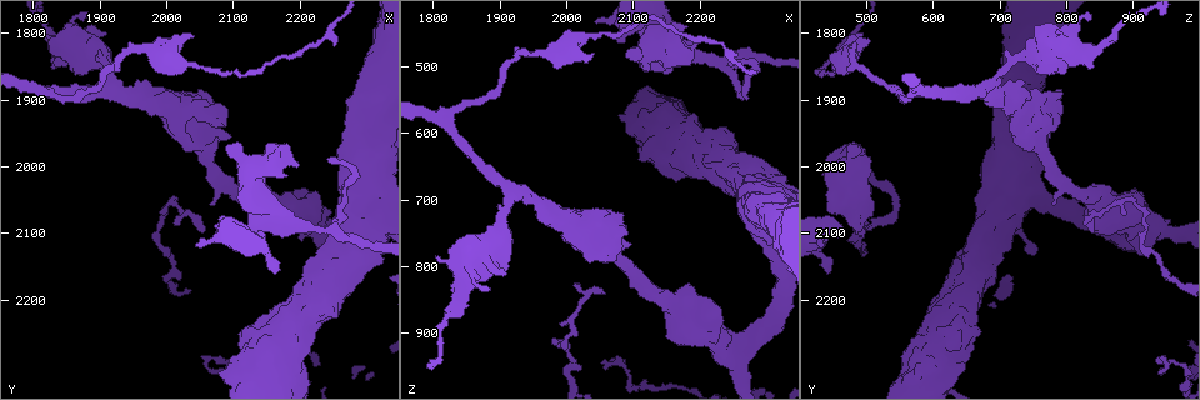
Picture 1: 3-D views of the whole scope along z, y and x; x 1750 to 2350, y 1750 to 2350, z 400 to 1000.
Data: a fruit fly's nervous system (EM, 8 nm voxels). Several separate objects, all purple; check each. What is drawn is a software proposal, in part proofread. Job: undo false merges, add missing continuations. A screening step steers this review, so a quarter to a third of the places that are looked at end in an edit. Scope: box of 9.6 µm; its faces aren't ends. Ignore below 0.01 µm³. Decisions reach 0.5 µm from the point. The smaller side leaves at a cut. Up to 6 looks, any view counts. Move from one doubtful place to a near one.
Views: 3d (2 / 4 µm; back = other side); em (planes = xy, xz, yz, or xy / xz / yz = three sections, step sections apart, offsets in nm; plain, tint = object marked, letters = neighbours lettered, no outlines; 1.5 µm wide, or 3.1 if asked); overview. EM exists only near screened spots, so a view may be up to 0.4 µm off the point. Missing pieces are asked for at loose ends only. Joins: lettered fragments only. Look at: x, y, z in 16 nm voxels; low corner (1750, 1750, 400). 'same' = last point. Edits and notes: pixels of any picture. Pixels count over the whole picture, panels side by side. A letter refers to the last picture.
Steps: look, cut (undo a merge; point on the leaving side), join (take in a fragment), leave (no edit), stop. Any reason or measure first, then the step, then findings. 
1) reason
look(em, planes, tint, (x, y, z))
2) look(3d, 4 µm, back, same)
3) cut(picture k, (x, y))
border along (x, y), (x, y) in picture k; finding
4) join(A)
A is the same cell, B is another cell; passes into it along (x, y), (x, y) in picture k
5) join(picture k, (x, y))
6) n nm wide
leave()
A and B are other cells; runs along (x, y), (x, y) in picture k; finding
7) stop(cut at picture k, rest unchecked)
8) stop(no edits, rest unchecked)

sharp bend
look(3d, 4 µm, back, (2010, 2050, 895))

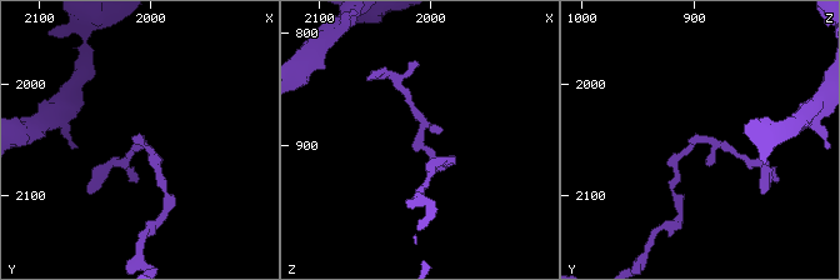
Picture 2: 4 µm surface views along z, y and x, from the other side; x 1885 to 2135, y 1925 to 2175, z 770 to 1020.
now the EM
look(em, xy, step 8, letters, (2008, 2048, 898))

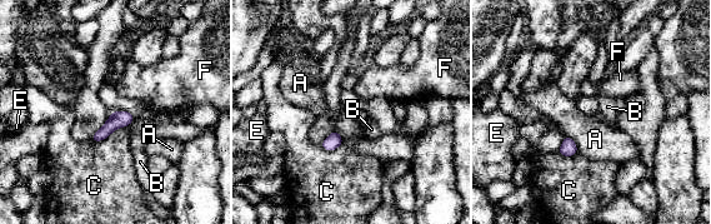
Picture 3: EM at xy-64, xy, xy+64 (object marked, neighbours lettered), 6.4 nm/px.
cut it another way
look(em, planes, letters, same)

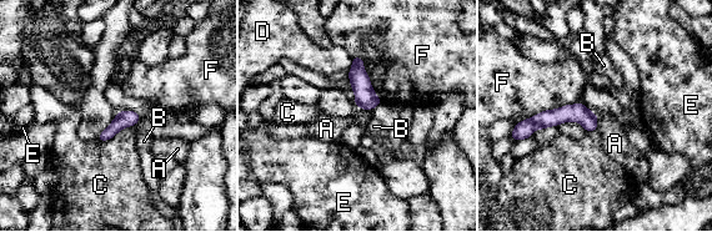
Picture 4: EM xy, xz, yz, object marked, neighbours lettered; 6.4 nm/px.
110 nm wide
leave()
A, B, C, D, E and F are other cells; runs along (593, 117), (558, 115), (515, 135) in picture 4; one neuron here

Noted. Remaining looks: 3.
an open end
look(em, planes, letters, (1905, 1805, 810))

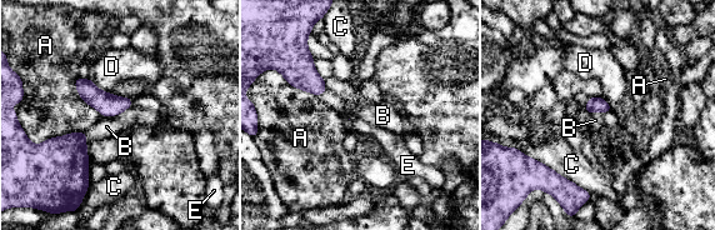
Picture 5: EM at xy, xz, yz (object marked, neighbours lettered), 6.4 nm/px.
leave()
A, B, C, D and E are other cells; border along (131, 104), (118, 114), (103, 116) in picture 5; none of them fits

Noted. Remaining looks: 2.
stop(no edits, rest unchecked)

